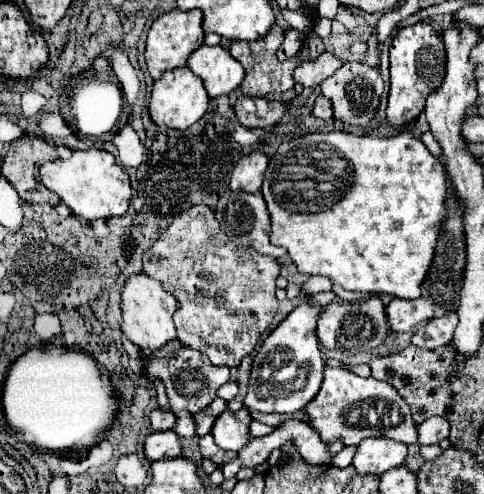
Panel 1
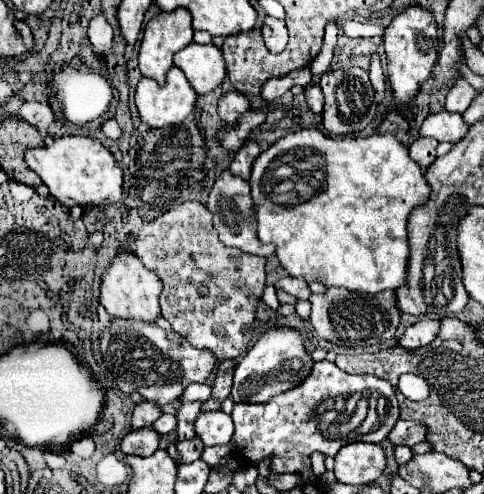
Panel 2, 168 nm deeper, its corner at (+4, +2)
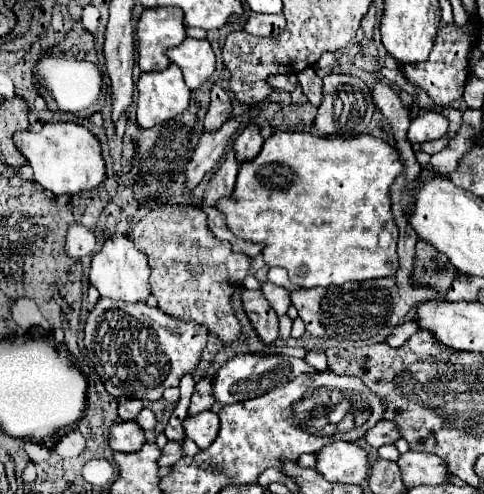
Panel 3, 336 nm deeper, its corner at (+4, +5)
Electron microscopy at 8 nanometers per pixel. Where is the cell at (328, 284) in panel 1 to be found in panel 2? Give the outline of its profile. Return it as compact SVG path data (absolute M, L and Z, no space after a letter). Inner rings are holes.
M285 276L285 278L277 280L275 290L283 290L283 292L295 296L297 300L307 300L311 296L307 282L301 280L301 278L291 278L291 276Z

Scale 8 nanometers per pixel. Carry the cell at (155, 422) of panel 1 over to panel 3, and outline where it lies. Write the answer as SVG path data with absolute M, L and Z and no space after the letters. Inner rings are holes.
M141 399L123 401L119 405L119 417L121 417L121 421L133 421L137 417L137 411L141 411L143 407L145 407L145 401L141 401Z

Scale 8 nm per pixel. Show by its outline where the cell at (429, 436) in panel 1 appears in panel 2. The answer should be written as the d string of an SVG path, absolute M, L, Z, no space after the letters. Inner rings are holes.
M397 420L393 430L389 432L391 444L403 444L403 446L415 446L425 440L425 426L421 422L413 420Z

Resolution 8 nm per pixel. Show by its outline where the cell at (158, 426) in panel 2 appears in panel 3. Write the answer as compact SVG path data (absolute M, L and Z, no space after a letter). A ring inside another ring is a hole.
M147 407L137 415L137 419L135 419L135 421L137 421L145 431L147 431L147 429L155 429L155 425L157 425L155 413L153 413L151 409L147 409Z

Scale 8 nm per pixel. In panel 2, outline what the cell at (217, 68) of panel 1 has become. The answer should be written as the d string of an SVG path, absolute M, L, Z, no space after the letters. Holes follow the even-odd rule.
M191 42L173 56L173 62L183 70L197 94L207 94L209 90L217 88L227 76L223 54L213 44Z

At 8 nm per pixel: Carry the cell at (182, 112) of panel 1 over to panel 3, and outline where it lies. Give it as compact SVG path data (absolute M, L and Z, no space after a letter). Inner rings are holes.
M169 65L159 73L141 73L137 91L137 123L141 127L153 127L183 113L191 95L177 65Z

